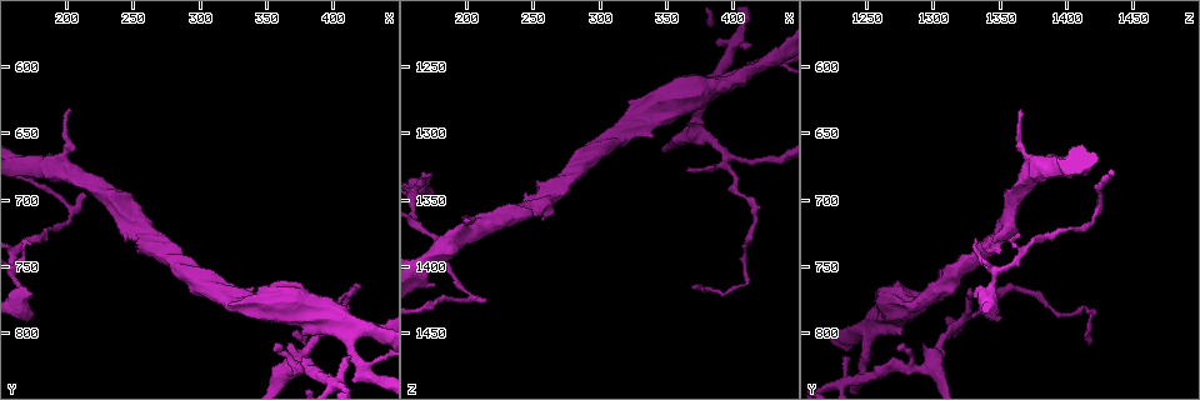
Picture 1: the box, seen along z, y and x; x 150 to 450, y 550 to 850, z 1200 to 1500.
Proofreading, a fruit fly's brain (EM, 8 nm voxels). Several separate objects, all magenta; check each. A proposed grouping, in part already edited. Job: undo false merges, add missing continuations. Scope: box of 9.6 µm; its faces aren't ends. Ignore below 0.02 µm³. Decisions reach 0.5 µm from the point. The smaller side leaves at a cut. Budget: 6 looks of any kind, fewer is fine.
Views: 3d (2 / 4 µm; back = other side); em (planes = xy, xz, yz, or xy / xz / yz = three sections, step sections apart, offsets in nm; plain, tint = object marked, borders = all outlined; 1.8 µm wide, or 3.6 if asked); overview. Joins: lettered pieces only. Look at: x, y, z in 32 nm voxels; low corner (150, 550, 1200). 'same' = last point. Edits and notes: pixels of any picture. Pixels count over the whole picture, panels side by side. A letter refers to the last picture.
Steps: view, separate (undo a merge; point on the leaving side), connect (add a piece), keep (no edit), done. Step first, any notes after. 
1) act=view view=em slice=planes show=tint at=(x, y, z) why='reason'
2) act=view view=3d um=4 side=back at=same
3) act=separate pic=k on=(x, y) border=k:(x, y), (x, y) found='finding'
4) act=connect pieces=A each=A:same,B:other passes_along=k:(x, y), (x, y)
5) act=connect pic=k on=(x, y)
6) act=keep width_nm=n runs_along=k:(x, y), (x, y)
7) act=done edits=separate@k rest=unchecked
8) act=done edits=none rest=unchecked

act=view view=em slice=planes show=borders at=(204, 632, 1366)

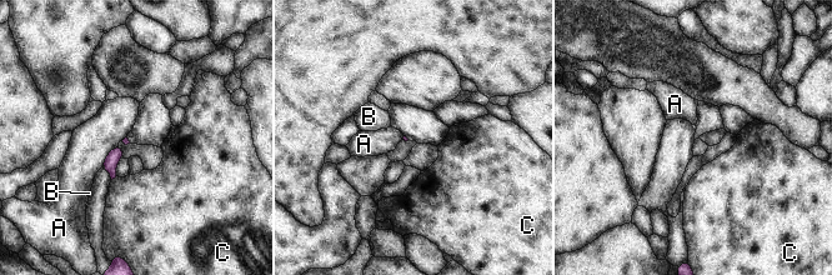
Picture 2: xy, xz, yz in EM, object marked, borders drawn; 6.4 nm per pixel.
act=keep longest_contact=A:190nm each=A:other,B:other,C:other border=2:(118, 144), (106, 155), (101, 166) found='no lettered piece goes on from it'

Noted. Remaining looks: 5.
act=view view=3d um=2 at=(174, 732, 1334) why='thin end'

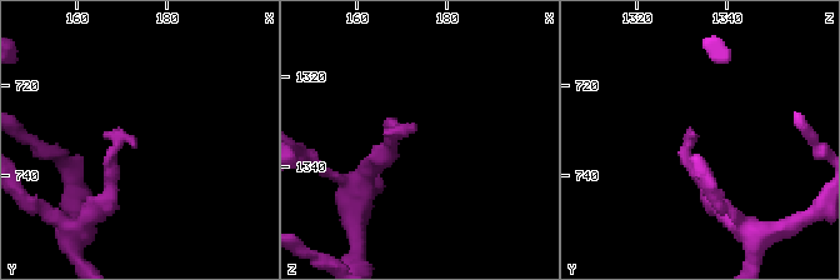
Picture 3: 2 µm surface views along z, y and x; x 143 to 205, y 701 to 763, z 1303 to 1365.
act=view view=em slice=yz step=4 show=borders at=(174, 732, 1331)

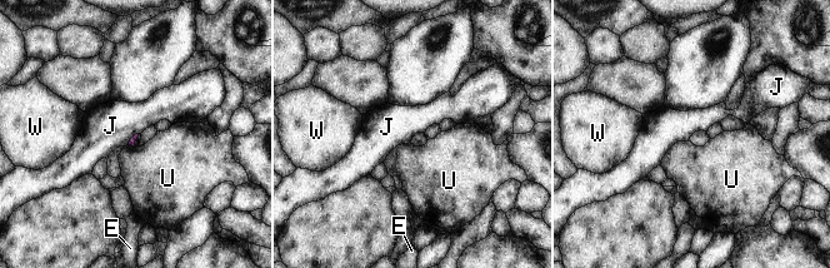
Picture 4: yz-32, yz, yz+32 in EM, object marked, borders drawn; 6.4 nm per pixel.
act=view view=em slice=planes show=borders at=same

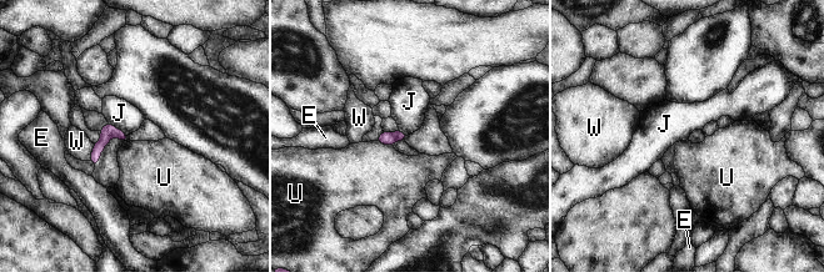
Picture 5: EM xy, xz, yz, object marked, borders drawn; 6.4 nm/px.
act=keep each=E:other,J:other,U:other,W:other border=5:(108, 121), (126, 135) found='no lettered piece goes on from it'

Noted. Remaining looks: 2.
act=view view=em slice=xy step=16 show=tint at=(394, 792, 1320) why='three-way junction'

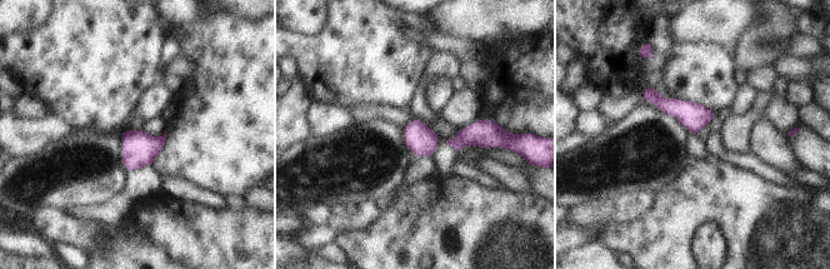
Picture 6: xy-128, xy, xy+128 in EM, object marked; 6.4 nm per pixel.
act=view view=em slice=planes show=borders at=same

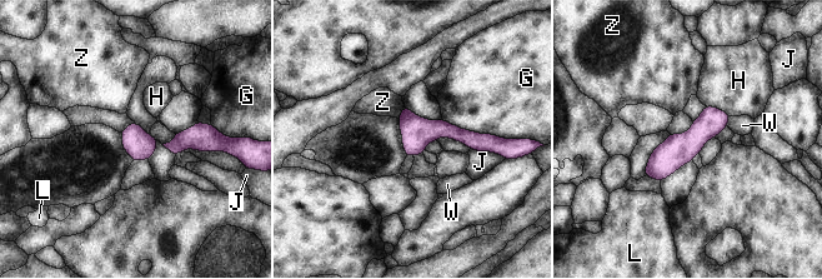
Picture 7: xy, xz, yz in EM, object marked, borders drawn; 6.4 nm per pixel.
act=keep each=G:other,H:other,J:other,L:other,W:other,Z:other found='continuous, no second neuron'

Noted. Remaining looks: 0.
act=done edits=none rest=unchecked

